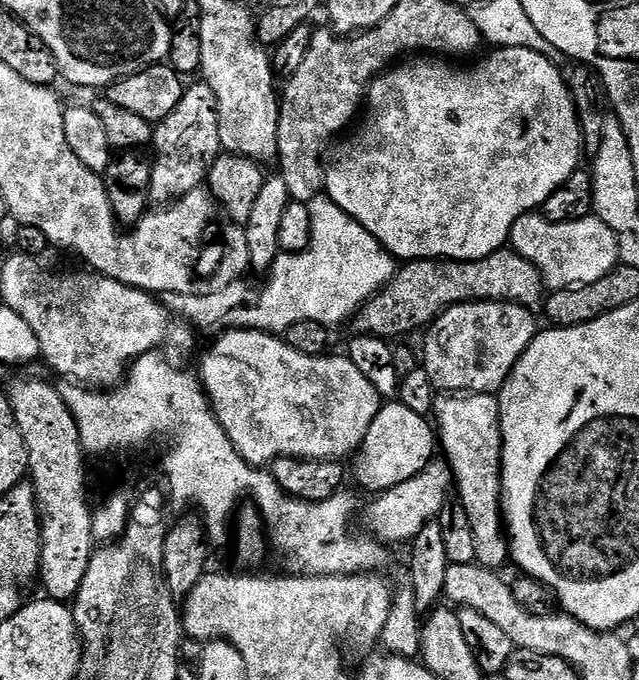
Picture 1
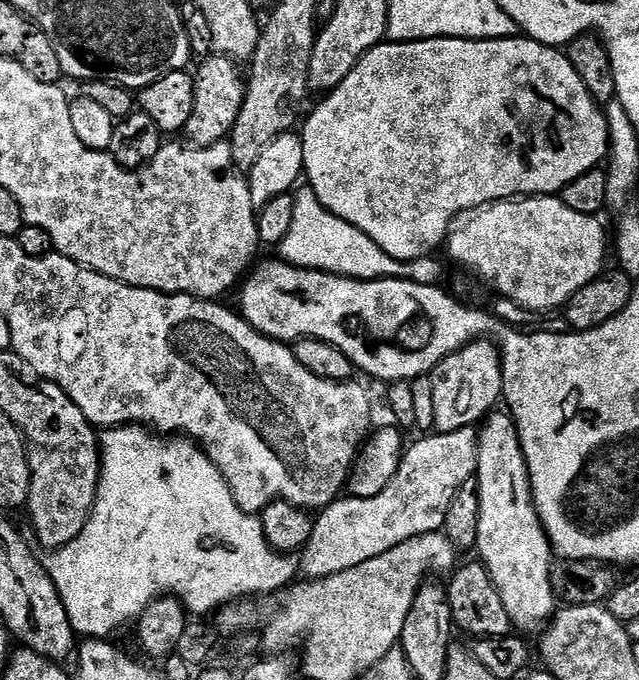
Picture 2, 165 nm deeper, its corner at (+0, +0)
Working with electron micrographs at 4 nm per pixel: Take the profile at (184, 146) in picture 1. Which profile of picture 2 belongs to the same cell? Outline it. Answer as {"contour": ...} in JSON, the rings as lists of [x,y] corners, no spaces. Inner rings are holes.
{"contour":[[[213,54],[199,61],[200,69],[194,72],[194,110],[186,122],[183,135],[197,146],[227,141],[244,101],[245,77],[239,63],[225,56]]]}

